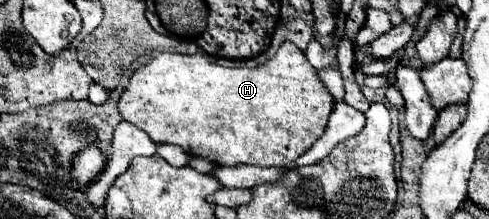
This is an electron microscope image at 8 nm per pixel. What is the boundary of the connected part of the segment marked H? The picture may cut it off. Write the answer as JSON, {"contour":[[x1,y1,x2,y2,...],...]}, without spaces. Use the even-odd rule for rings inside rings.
{"contour":[[285,41,273,59,253,69,223,67,207,61,201,53,159,53,131,75,119,99,123,119,143,129,155,143,179,145,187,155,205,157,217,165,245,163,261,167,293,165,323,135,333,105,333,97,321,85,315,67,291,41]]}

